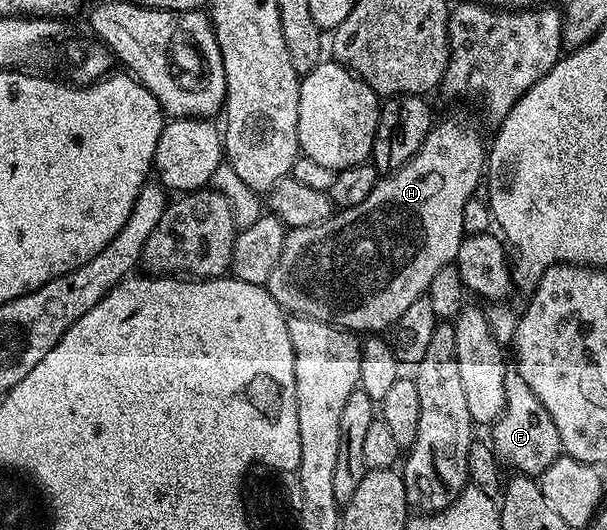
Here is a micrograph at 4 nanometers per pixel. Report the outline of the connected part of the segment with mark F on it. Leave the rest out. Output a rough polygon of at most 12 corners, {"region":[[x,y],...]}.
{"region":[[518,370],[505,377],[503,416],[489,442],[504,468],[538,477],[561,437]]}

